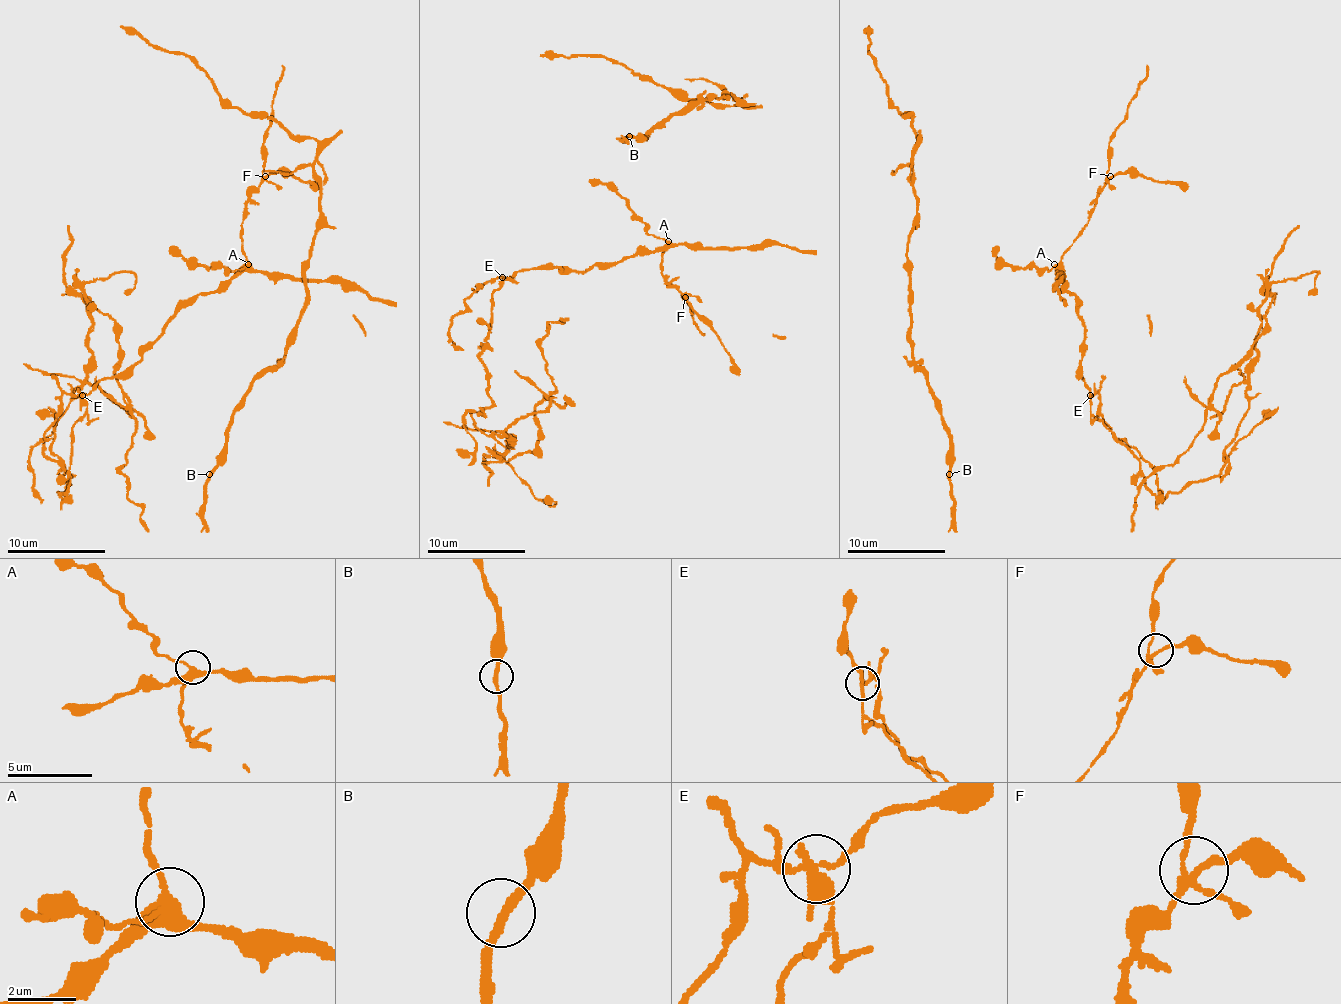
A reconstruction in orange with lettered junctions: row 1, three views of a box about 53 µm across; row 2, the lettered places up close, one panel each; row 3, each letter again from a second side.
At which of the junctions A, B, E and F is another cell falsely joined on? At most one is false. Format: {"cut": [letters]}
{"cut": ["E"]}

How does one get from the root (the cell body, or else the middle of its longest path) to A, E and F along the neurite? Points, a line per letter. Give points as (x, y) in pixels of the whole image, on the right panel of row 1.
A: (1079, 310), (1079, 301), (1066, 288), (1064, 274), (1054, 264)
E: (1079, 310), (1084, 327), (1081, 379), (1091, 396)
F: (1079, 310), (1079, 301), (1066, 288), (1062, 254), (1088, 220), (1088, 212), (1096, 203), (1096, 193), (1110, 176)

